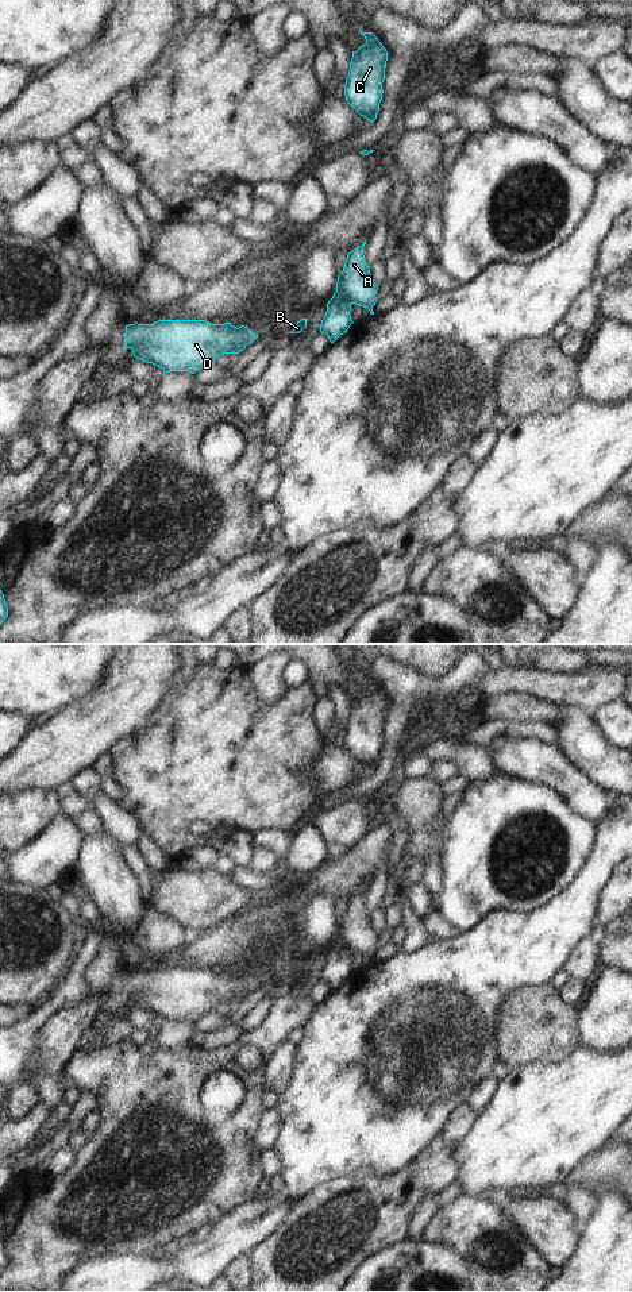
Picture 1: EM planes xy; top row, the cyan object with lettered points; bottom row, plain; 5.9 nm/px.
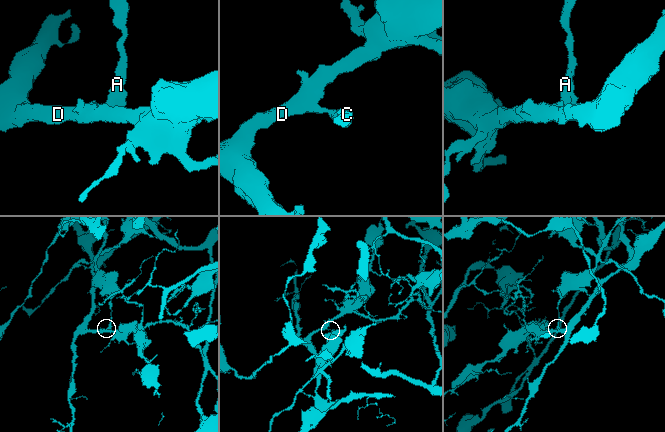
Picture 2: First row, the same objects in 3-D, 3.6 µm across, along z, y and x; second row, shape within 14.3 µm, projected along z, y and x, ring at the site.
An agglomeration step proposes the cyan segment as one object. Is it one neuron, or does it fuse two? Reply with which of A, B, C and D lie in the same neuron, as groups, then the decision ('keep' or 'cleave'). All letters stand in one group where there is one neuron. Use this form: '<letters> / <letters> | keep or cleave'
A C / B D | cleave

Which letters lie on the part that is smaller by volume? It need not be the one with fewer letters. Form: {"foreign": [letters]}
{"foreign": ["A", "C"]}

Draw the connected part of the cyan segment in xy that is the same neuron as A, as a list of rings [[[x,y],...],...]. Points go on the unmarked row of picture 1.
[[[366,888],[347,902],[343,919],[338,923],[336,940],[351,952],[367,956],[370,963],[374,963],[378,933],[371,926],[370,914],[365,913],[365,892]]]

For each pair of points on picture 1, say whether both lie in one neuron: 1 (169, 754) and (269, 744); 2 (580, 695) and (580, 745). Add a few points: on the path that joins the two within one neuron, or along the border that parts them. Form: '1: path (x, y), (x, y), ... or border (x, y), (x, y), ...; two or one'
1: path (193, 754), (245, 754); one
2: border (562, 708), (580, 706), (589, 713); two

